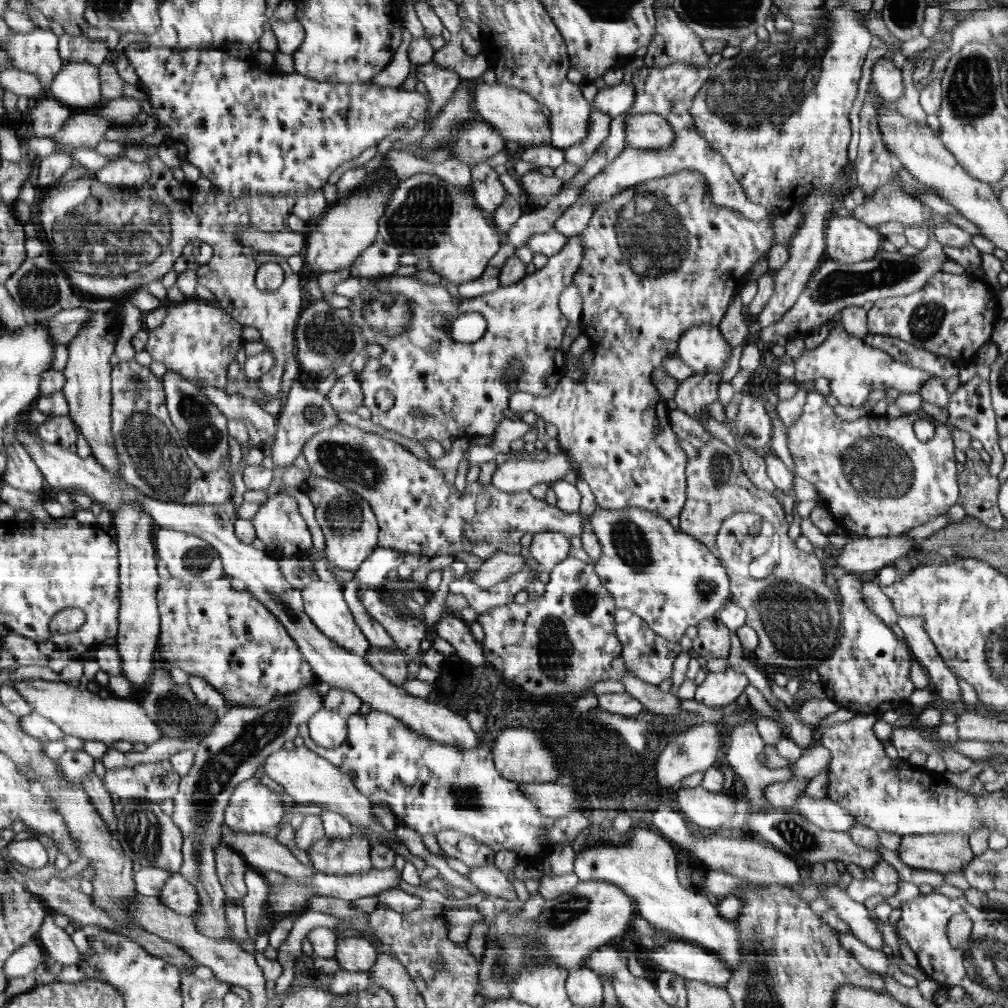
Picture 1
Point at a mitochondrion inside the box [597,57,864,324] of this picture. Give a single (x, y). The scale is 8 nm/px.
(651, 236)

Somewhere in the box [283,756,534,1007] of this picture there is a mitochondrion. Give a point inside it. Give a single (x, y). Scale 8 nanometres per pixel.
(501, 950)

